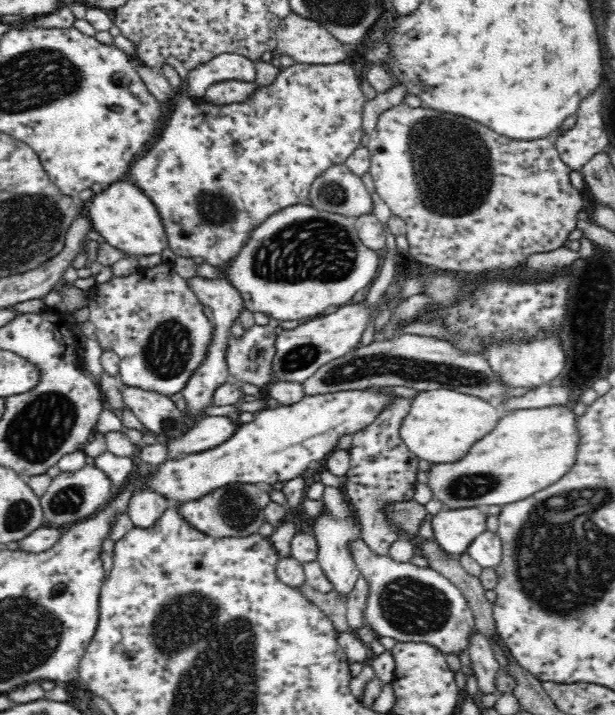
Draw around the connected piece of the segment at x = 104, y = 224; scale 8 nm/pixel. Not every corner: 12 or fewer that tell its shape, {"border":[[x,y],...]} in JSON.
{"border":[[128,178],[93,195],[88,216],[110,245],[169,248],[154,201]]}

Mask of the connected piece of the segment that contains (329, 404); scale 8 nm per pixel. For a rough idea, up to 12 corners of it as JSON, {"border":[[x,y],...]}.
{"border":[[306,395],[265,409],[148,480],[186,502],[273,485],[374,422],[389,396]]}

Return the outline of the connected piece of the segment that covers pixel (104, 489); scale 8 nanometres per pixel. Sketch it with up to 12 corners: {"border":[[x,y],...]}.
{"border":[[98,467],[62,473],[40,499],[45,525],[93,518],[113,498]]}

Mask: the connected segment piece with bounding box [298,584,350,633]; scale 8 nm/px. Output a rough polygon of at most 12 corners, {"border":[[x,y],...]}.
{"border":[[301,590],[332,619],[339,633],[350,632],[347,623],[348,599],[338,591],[328,594]]}

